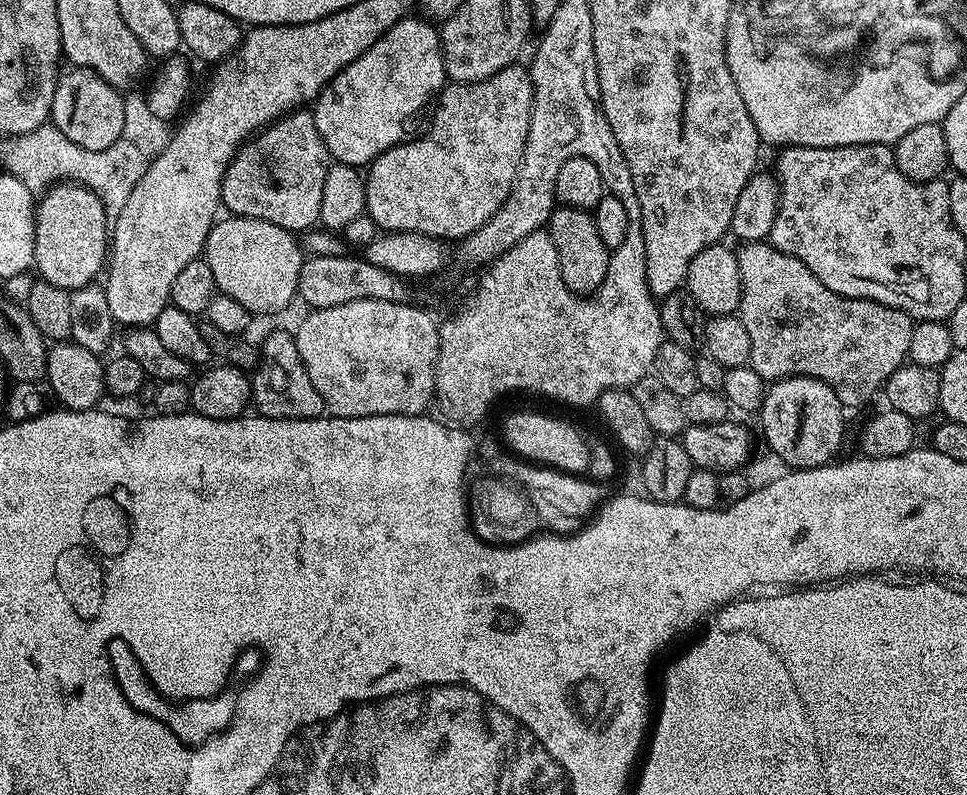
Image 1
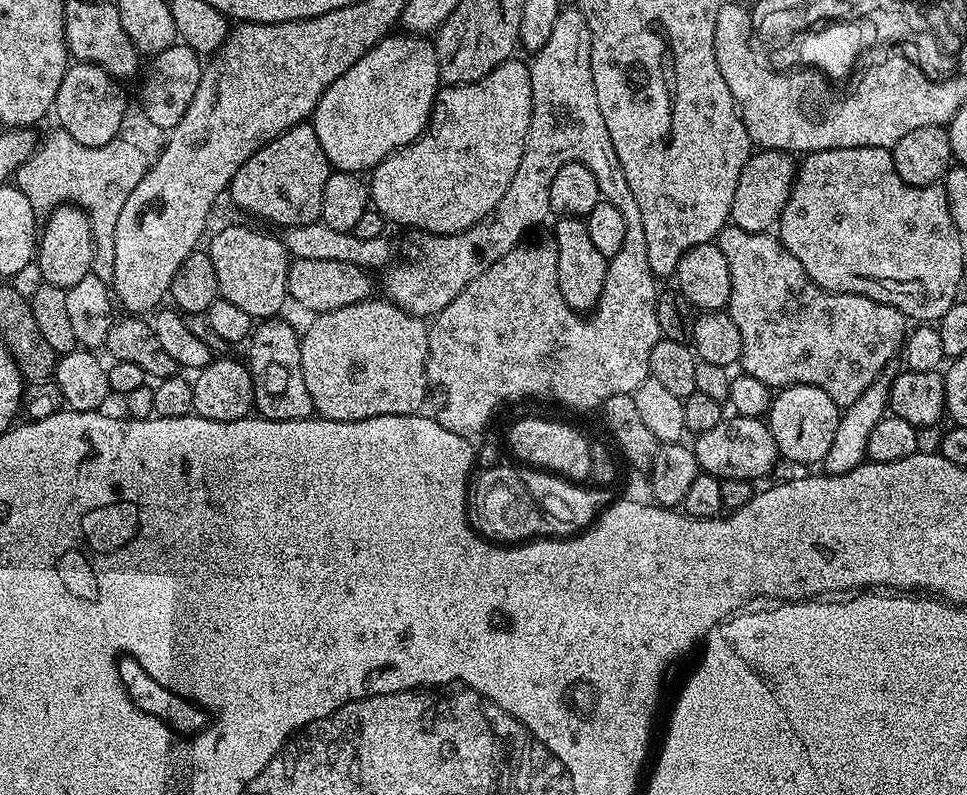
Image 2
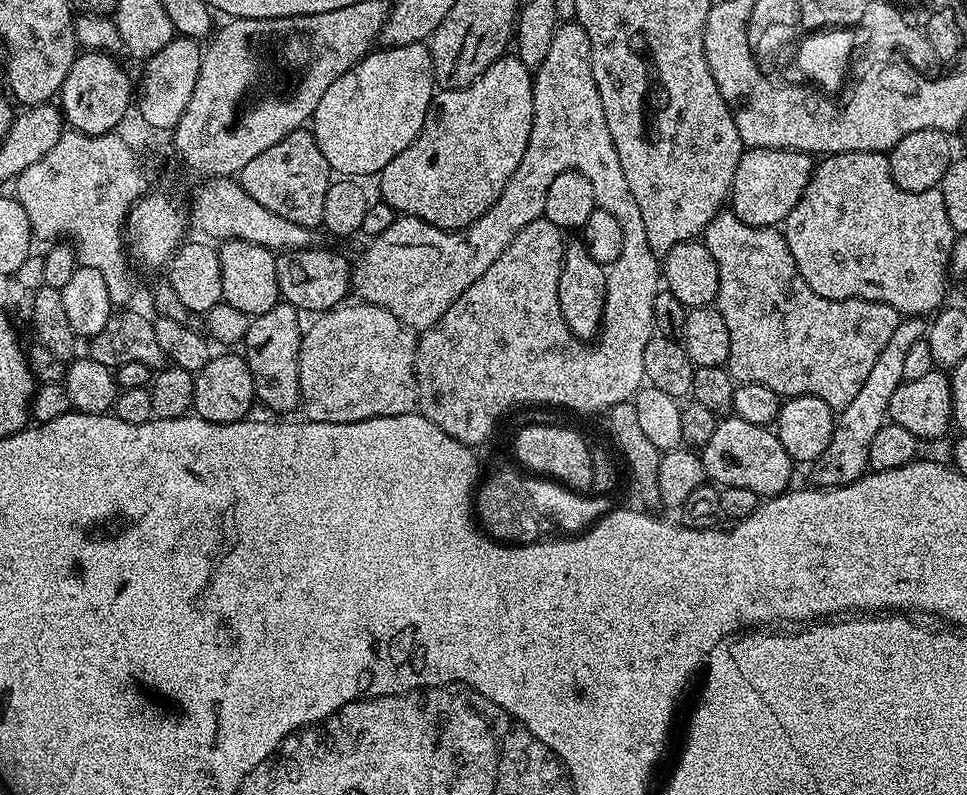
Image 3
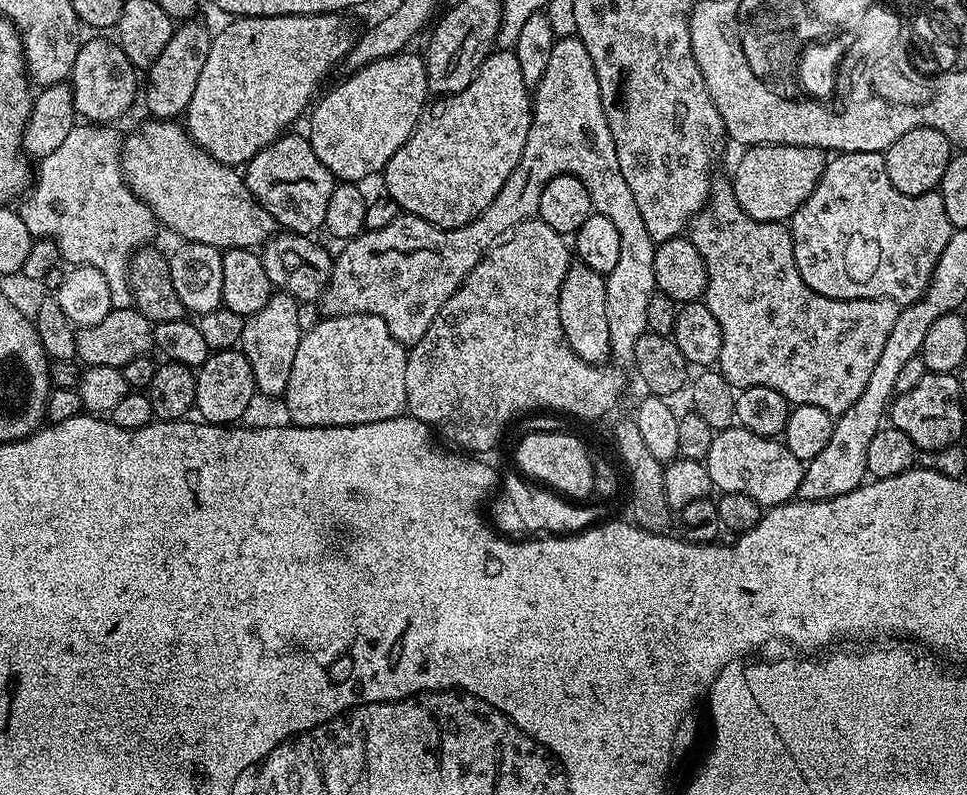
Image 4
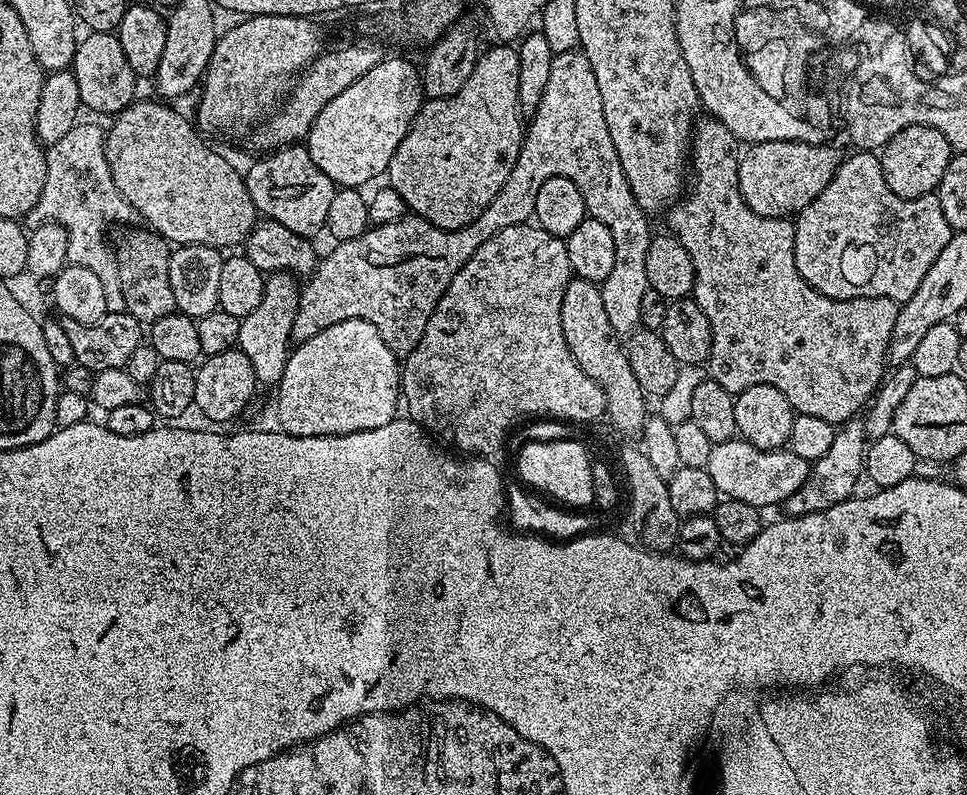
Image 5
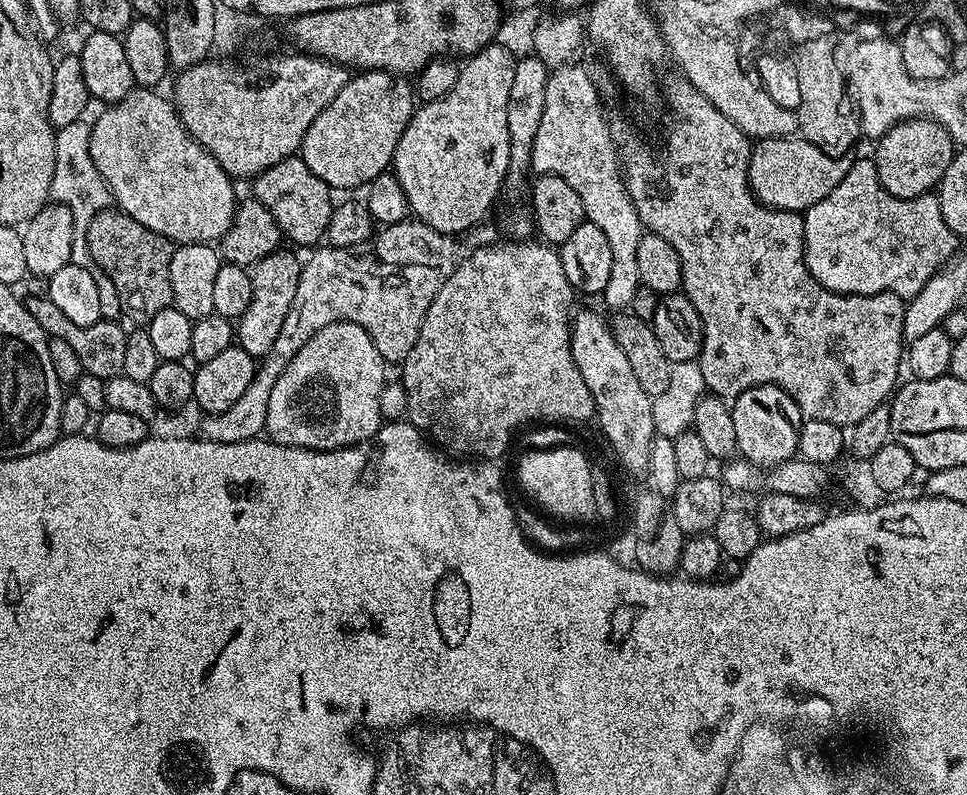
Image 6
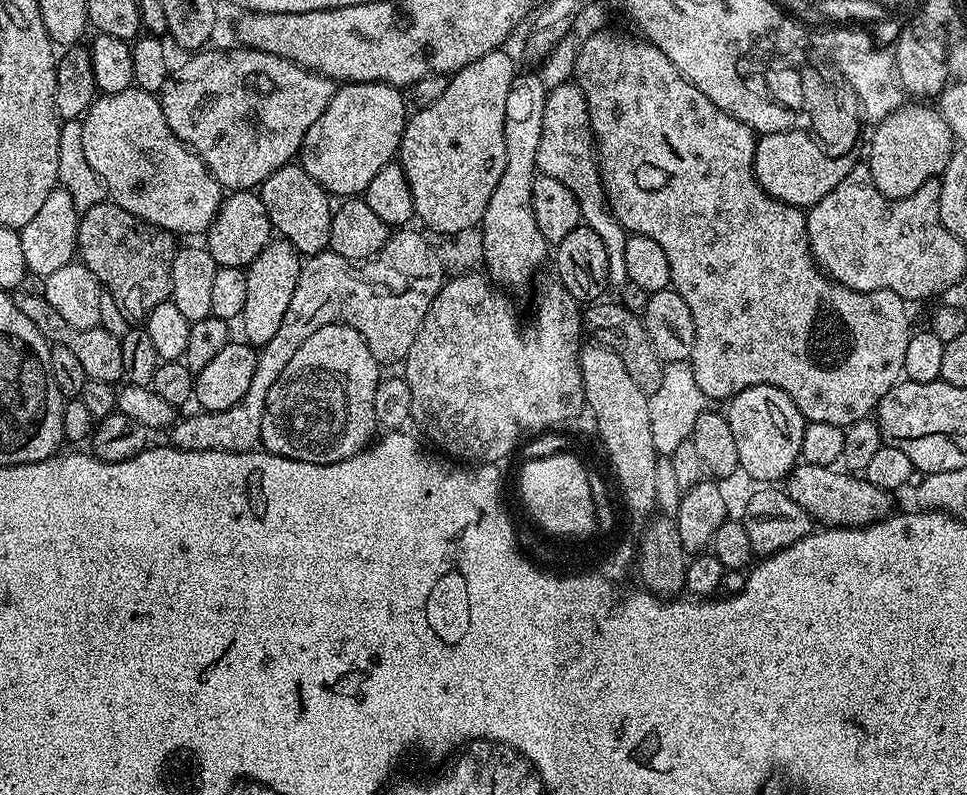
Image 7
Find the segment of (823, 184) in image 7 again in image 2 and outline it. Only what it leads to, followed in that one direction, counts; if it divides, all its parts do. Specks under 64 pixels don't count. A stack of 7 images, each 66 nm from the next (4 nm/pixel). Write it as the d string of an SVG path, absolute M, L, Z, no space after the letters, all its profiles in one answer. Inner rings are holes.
M756 150L742 166L742 174L738 174L738 187L734 190L732 203L731 223L737 228L747 232L768 232L777 227L782 210L792 193L792 182L796 178L797 165L792 164L793 157L786 152L773 152L771 150Z

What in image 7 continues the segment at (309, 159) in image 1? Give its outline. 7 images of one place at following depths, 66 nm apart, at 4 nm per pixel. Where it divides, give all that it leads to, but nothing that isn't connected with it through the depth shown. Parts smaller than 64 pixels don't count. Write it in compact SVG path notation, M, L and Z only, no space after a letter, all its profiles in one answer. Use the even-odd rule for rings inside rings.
M299 163L284 164L274 170L274 174L270 174L270 178L266 178L264 183L259 185L258 195L262 206L266 206L266 214L273 229L283 239L290 241L301 257L317 256L328 248L333 201L324 187L314 182L314 178L310 178L310 174L306 174L306 170L301 168Z

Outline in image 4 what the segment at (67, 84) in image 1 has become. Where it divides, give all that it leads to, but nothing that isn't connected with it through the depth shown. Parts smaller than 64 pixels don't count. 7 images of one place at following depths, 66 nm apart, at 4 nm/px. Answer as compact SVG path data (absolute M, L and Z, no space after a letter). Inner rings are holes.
M85 39L78 50L78 58L74 58L74 66L70 77L77 117L93 124L111 125L116 122L119 116L124 116L131 110L132 103L136 100L136 76L138 76L138 69L132 65L130 58L126 58L126 54L121 50L115 39Z

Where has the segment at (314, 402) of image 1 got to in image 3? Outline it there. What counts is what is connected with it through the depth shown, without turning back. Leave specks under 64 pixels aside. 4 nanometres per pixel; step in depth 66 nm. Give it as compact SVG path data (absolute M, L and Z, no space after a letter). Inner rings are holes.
M275 304L266 314L253 316L250 319L250 330L246 330L246 338L242 345L244 361L250 366L250 374L254 378L256 400L269 408L269 413L292 412L301 407L300 375L300 341L302 339L301 313L292 305Z

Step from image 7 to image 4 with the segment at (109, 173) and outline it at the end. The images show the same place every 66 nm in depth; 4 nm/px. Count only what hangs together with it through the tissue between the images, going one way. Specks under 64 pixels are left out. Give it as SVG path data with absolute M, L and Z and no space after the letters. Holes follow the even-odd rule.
M175 119L146 120L123 137L120 171L133 194L150 206L163 227L165 224L177 232L181 241L221 250L256 250L276 235L275 218L250 194L243 175L233 165L218 162L203 152L183 123Z

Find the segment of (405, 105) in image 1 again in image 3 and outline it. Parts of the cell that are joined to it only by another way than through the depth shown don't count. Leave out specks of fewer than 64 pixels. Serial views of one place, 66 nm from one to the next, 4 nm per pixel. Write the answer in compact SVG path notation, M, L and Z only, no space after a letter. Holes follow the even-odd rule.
M419 43L393 48L380 46L363 56L358 63L342 78L328 80L326 87L319 93L320 101L316 104L312 116L310 112L310 131L318 142L318 150L322 150L322 158L332 167L333 173L344 178L375 177L386 165L422 130L426 122L426 110L438 85L432 73L432 53L427 43Z

